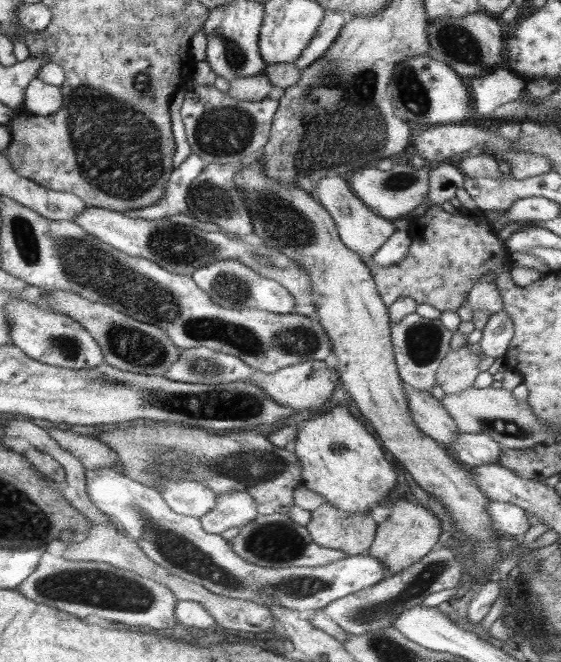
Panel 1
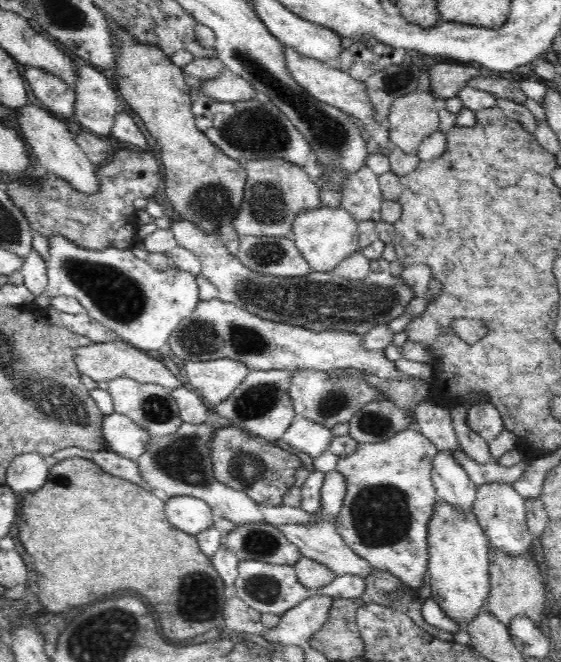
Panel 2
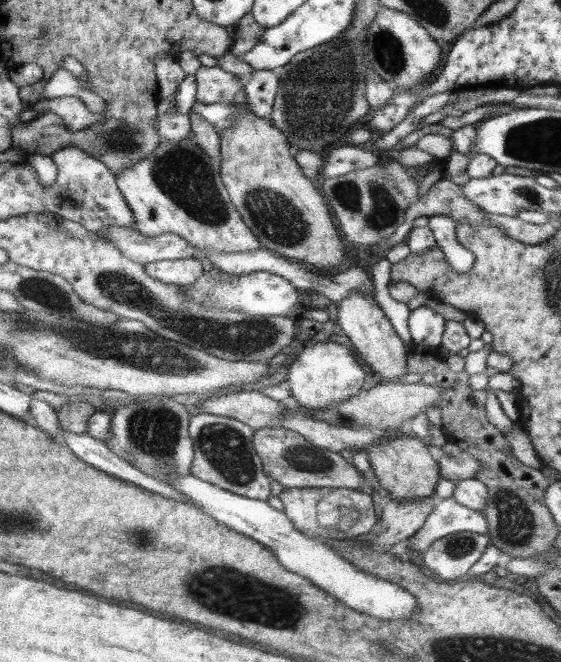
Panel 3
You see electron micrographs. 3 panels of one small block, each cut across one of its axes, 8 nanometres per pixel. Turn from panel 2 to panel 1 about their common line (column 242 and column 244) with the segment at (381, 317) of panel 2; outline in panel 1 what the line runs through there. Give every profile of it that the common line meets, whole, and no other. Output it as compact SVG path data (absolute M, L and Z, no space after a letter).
M240 261L210 262L210 265L197 269L190 276L194 283L206 292L206 295L210 296L210 300L220 306L238 310L257 308L275 314L295 313L294 306L296 306L297 301L284 286L270 278L262 277L262 274L256 273Z

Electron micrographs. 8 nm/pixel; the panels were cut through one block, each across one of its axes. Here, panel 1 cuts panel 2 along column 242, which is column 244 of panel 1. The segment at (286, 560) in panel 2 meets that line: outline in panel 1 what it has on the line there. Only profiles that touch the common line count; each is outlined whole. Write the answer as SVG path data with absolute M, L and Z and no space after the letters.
M259 514L254 520L240 527L240 534L231 540L231 549L248 562L270 568L287 566L320 566L343 559L343 550L334 550L316 544L305 527L294 522L288 514Z

